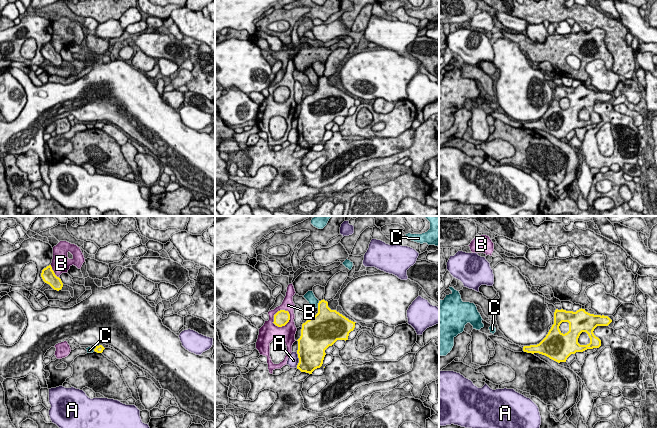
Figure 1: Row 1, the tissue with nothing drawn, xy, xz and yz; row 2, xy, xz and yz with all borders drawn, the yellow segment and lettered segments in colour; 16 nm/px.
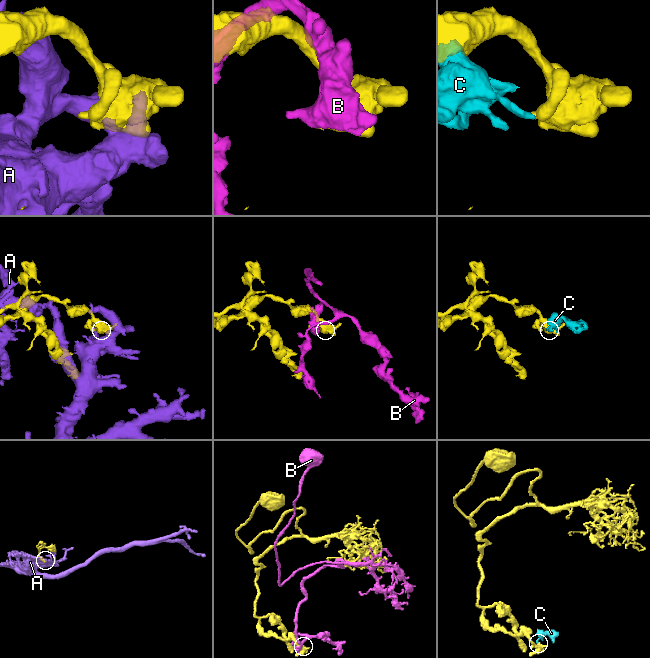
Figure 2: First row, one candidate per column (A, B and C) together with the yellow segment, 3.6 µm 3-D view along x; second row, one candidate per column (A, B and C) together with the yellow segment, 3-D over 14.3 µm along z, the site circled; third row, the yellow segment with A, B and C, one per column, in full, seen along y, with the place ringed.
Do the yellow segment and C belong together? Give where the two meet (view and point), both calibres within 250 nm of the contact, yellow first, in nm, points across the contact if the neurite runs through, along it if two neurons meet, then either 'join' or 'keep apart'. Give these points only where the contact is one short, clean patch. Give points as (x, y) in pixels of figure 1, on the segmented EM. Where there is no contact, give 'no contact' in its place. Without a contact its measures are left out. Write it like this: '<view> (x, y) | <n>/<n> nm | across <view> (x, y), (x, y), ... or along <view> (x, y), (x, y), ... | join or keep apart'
xz (318, 304) | 300/160 nm | along xz (319, 301), (317, 307) | keep apart

